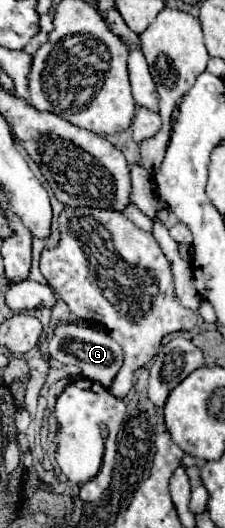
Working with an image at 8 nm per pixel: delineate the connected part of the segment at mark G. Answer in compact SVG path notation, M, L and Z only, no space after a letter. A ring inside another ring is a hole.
M62 321L56 325L54 333L48 339L48 355L50 355L50 359L56 359L64 365L80 367L84 377L98 381L104 387L110 387L110 383L114 381L114 377L118 375L118 371L124 363L122 347L106 331L92 333L90 327L76 325L76 323L62 323Z

